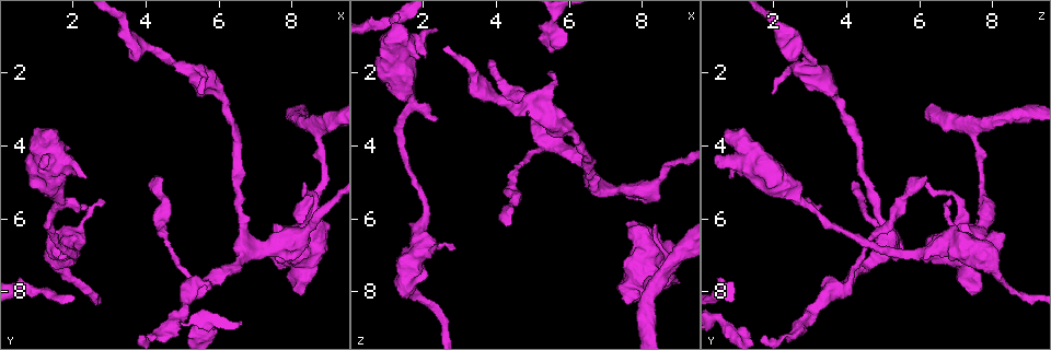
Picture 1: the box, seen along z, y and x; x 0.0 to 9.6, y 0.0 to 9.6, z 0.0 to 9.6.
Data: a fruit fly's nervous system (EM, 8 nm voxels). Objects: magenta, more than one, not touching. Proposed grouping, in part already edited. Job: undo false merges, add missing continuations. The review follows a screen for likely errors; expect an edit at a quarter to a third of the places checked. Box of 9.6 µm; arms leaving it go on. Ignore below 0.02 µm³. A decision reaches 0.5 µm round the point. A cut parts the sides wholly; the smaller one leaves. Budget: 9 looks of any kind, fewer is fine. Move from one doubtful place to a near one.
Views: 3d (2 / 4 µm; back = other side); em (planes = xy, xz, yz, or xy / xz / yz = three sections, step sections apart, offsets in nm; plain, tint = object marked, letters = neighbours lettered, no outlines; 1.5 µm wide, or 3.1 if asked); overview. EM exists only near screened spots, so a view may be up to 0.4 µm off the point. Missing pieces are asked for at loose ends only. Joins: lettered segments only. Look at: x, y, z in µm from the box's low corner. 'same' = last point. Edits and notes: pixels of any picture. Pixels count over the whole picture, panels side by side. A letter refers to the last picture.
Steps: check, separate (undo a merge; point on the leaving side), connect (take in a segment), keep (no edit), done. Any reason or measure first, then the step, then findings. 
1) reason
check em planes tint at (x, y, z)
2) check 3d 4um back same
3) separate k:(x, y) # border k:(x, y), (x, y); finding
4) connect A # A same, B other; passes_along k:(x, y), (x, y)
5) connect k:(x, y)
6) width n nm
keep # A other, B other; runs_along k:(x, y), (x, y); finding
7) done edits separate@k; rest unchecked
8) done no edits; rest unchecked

branch stops here
check em planes letters at (2.40, 4.85, 0.80)

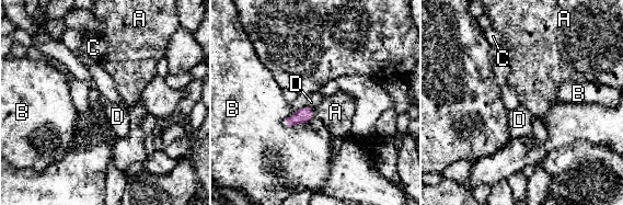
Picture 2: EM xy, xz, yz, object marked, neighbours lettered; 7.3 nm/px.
keep # A other, B other, C other, D other; border 2:(313, 109), (313, 115), (307, 122); no lettered segment goes on from it

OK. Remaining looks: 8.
an open end
check em planes letters at (2.35, 5.75, 3.30)

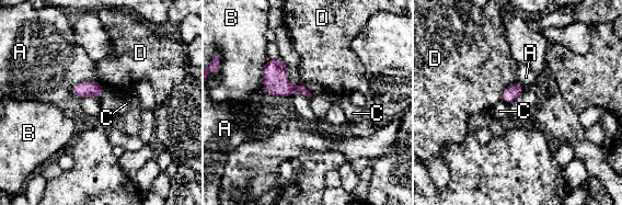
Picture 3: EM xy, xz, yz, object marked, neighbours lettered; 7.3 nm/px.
longest_contact B 240 nm
keep # A other, B other, C other, D other; no lettered segment goes on from it

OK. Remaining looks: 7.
an open end
check em xz step 4 letters at (8.35, 5.05, 6.25)

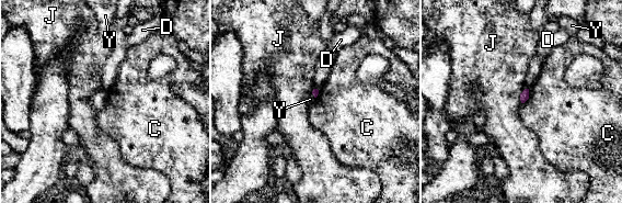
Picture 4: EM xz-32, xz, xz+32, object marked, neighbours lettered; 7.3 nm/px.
check em planes letters same

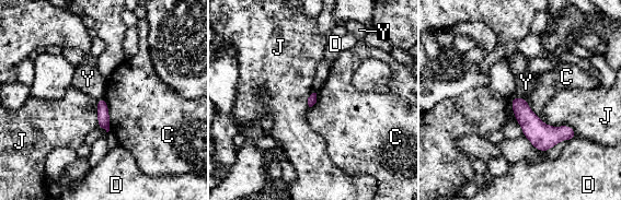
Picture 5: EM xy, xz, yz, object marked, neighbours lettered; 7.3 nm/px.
keep # C other, D other, J other, Y other; runs_along 5:(514, 102), (544, 133), (572, 136); none of them fits

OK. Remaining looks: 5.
check em planes letters at (8.60, 6.15, 4.75)

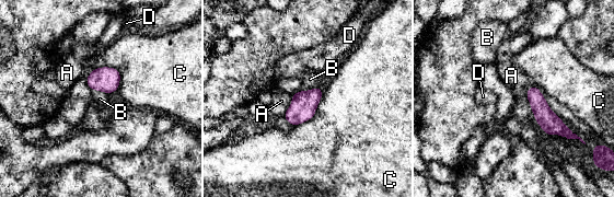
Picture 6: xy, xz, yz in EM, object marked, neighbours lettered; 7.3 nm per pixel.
keep # A other, B other, C other, D other; all the same neuron

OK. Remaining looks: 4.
done no edits; rest unchecked

